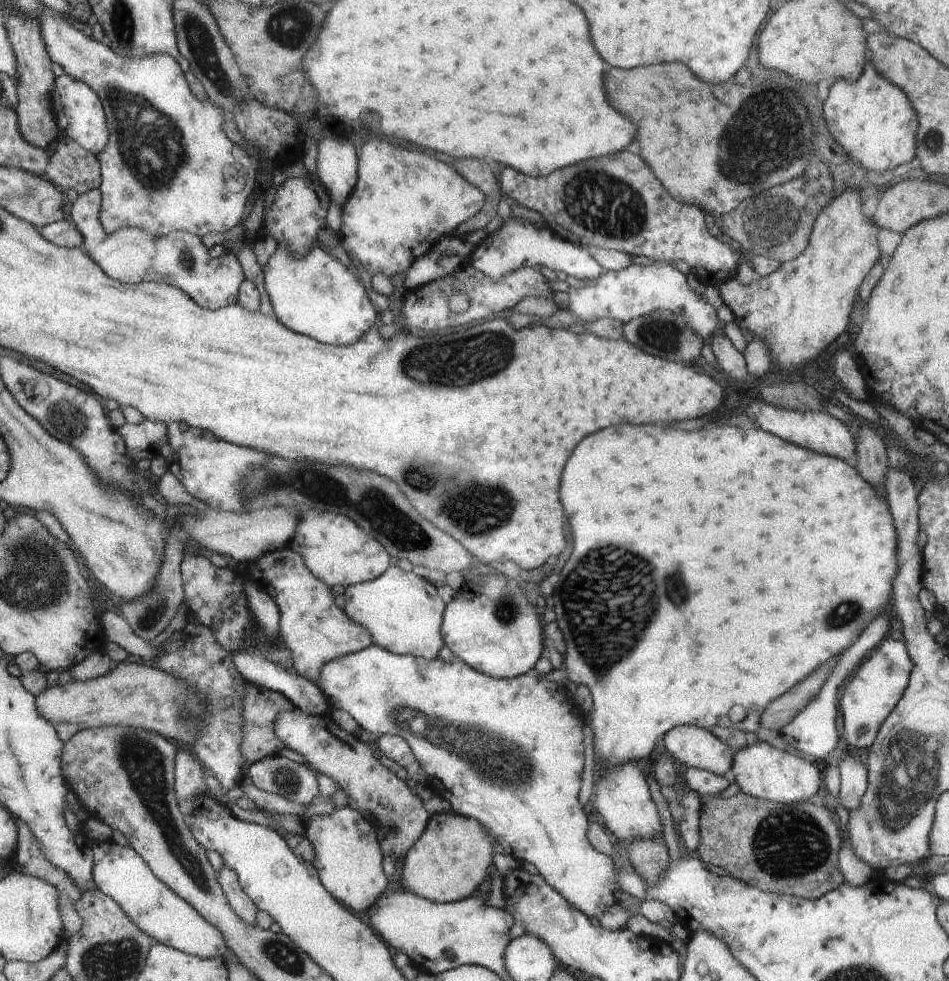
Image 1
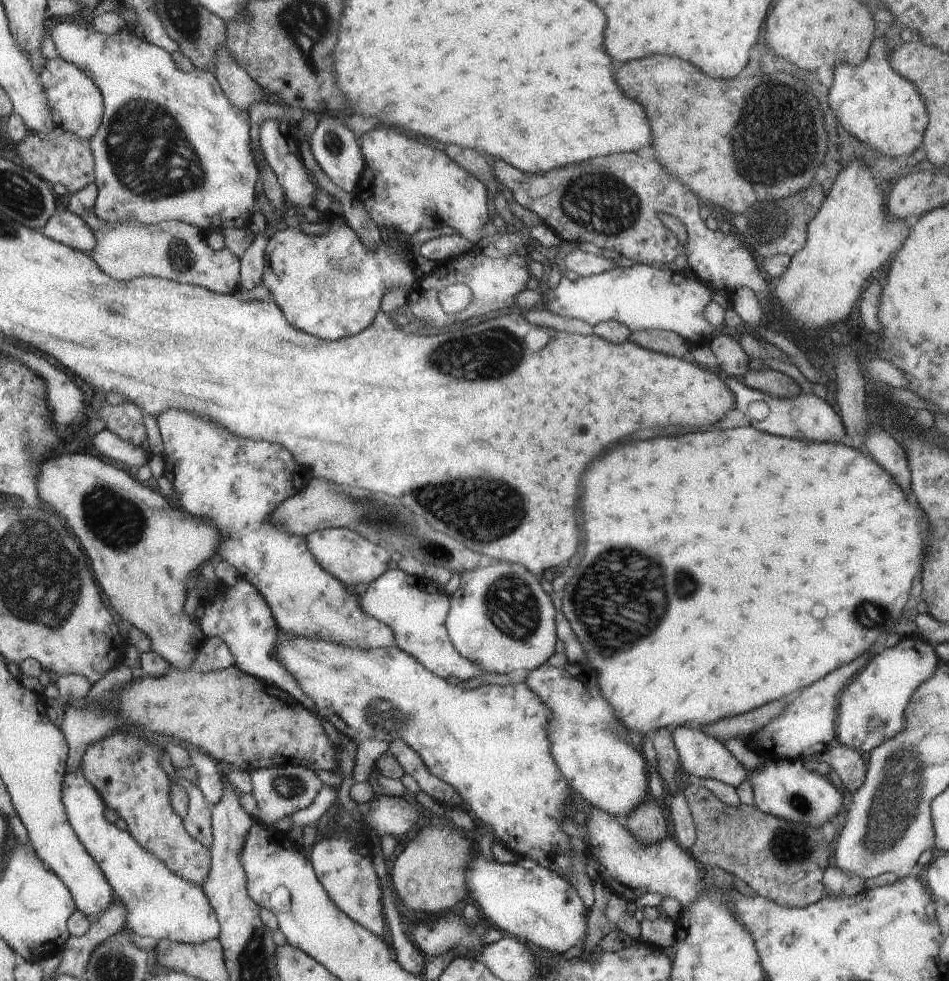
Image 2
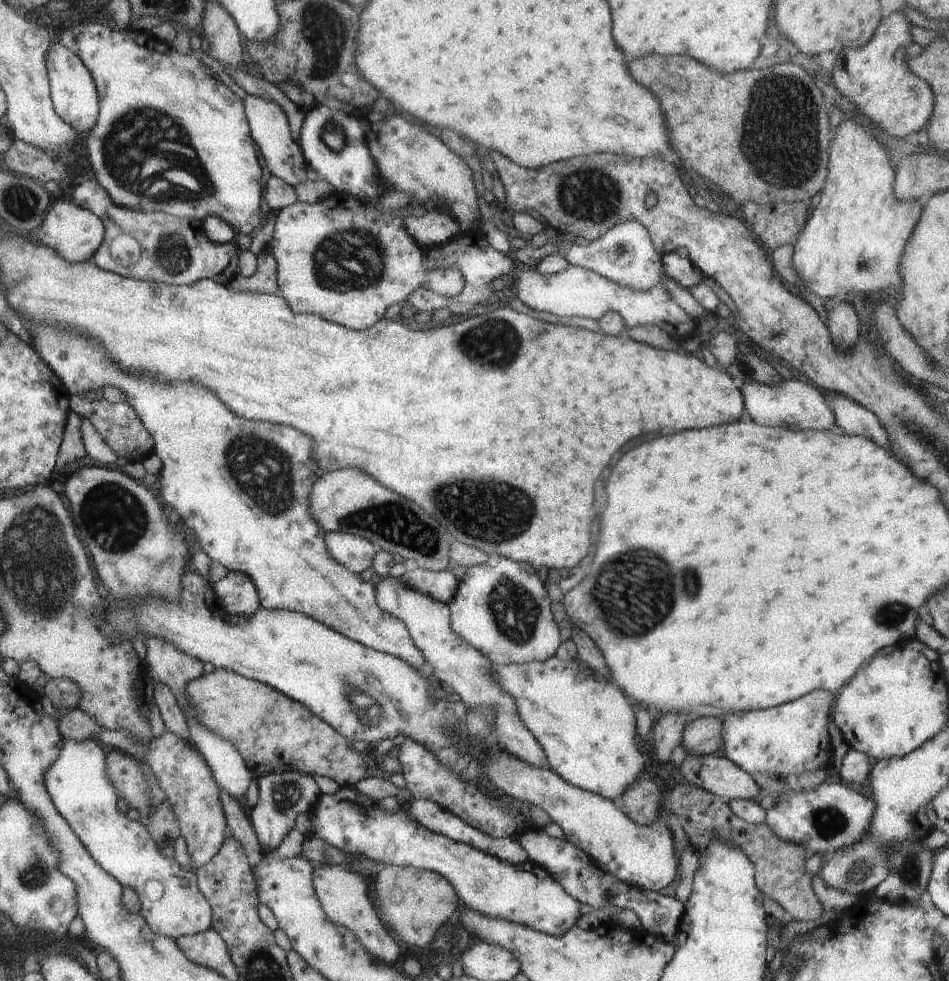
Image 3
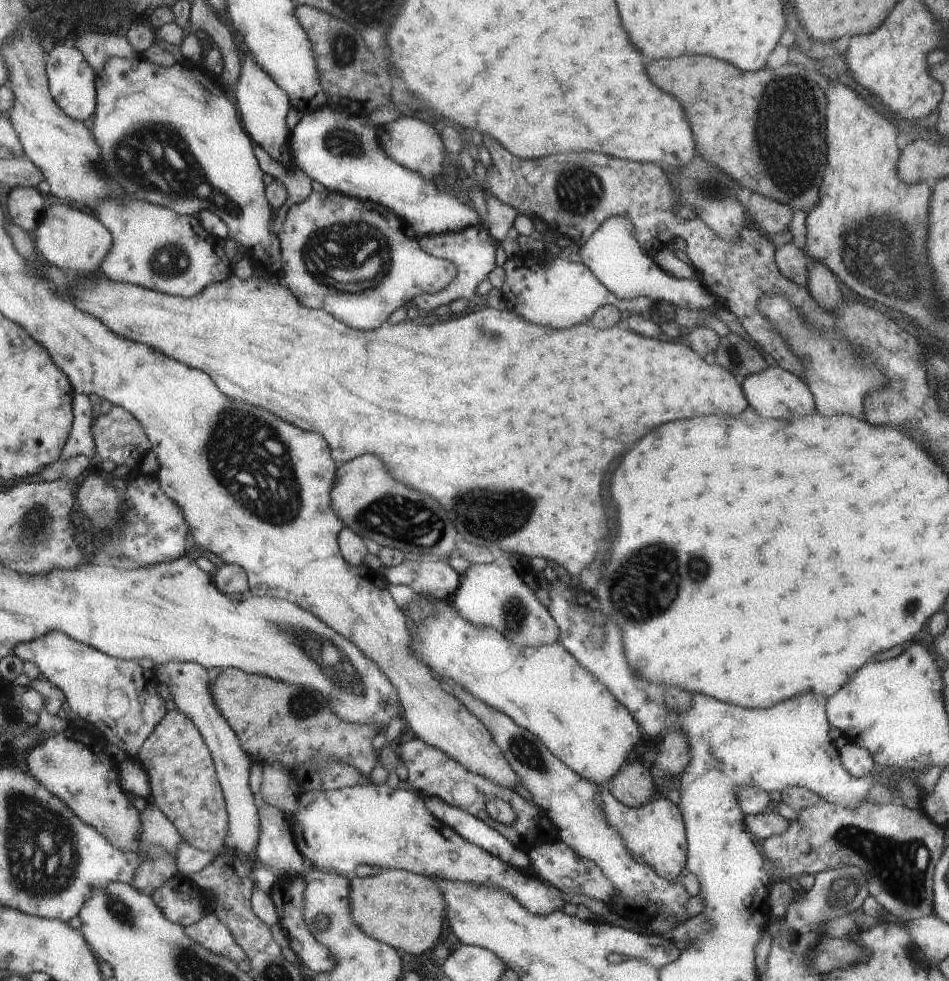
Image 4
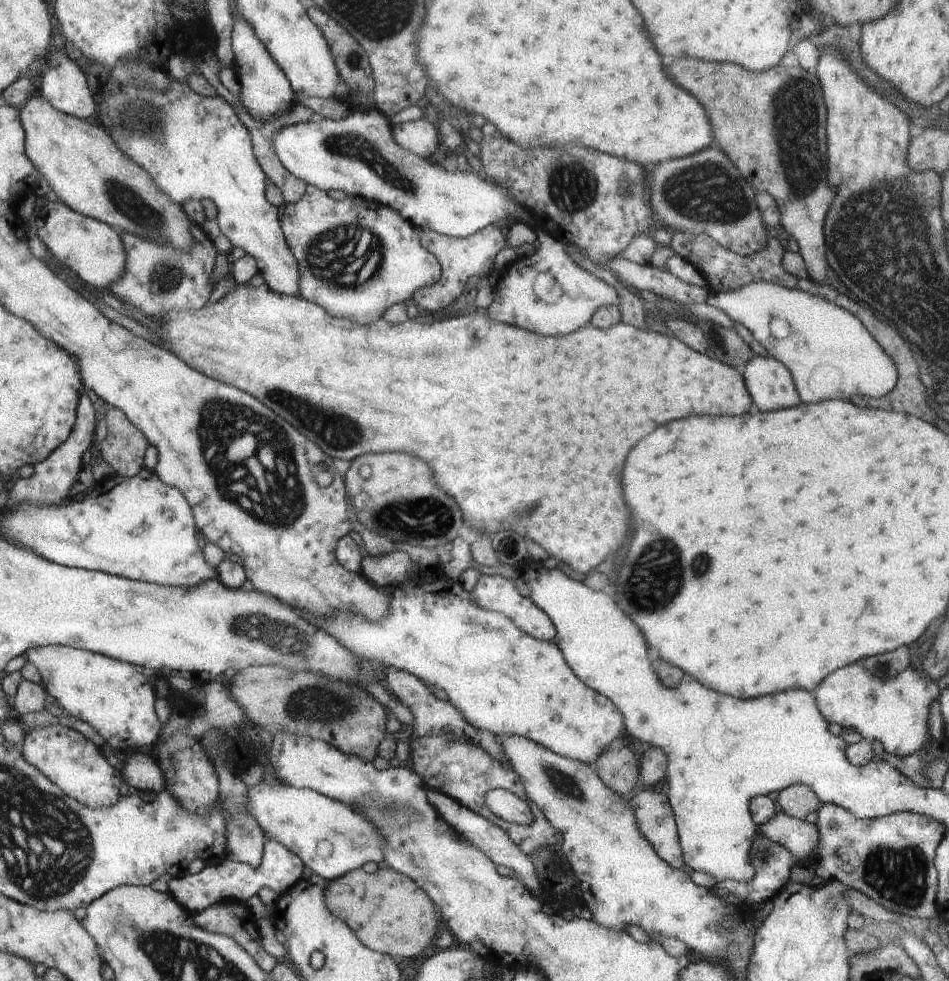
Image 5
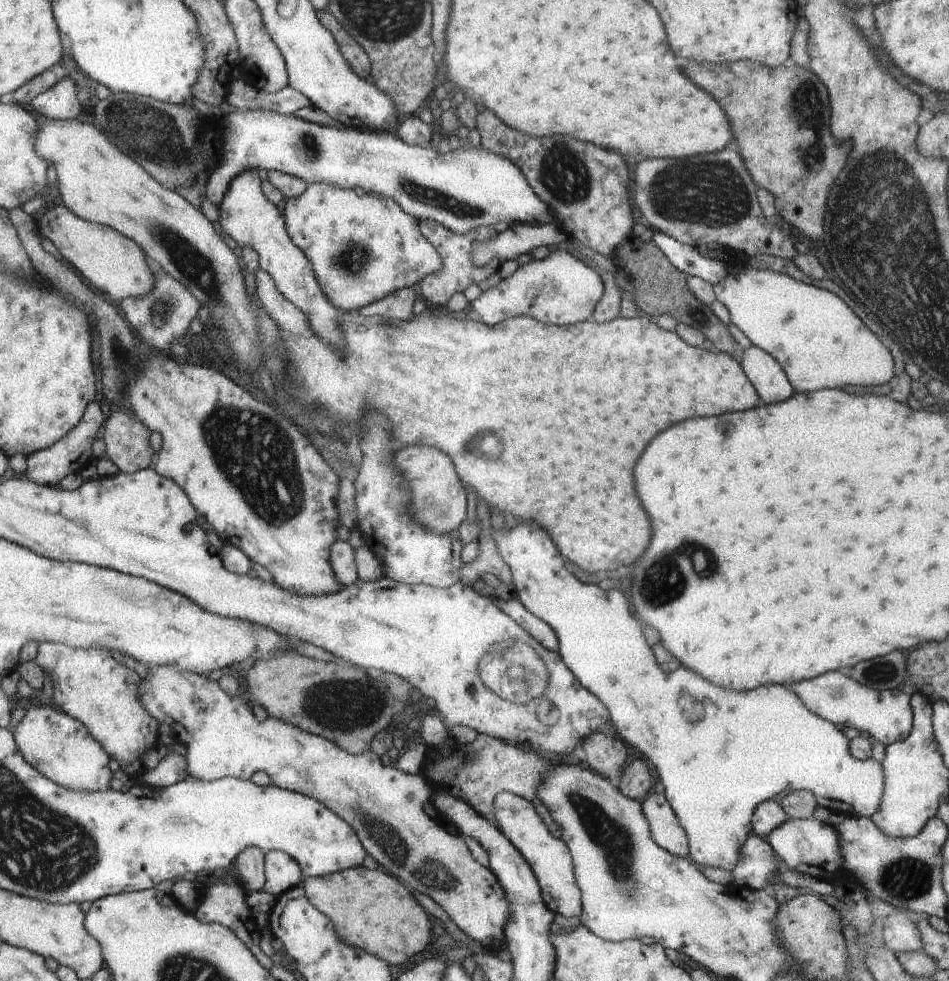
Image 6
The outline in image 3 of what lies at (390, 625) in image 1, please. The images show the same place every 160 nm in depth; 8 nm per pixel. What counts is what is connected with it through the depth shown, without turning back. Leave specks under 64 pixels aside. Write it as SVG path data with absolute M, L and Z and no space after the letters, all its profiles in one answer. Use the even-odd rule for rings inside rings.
M390 576L384 577L384 580L375 586L375 599L384 612L406 625L414 646L422 653L427 670L440 682L452 686L463 705L471 709L488 705L495 712L493 731L508 754L533 767L550 769L542 745L522 722L513 696L495 679L491 671L491 662L451 631L449 603L436 600Z

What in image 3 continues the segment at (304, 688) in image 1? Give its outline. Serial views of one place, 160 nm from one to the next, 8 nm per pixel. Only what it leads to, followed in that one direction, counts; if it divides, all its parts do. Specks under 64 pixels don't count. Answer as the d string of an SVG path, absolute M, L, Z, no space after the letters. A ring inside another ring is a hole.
M229 571L218 582L211 584L217 603L228 616L248 618L260 610L261 604L252 579L240 571Z

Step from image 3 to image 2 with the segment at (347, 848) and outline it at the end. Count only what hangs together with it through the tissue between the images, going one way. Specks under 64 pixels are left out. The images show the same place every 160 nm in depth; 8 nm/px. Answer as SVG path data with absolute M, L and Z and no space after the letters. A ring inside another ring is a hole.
M482 855L471 860L465 872L465 883L467 884L468 900L478 905L481 917L486 918L495 928L518 936L535 948L544 949L550 953L560 955L574 946L581 949L588 948L584 945L586 934L588 934L588 913L582 899L576 889L565 878L547 868L535 865L531 869L524 869L518 863L488 862Z

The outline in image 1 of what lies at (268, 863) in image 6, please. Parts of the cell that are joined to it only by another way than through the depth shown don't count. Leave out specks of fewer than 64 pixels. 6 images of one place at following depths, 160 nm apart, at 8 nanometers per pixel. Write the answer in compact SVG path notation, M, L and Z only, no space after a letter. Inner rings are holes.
M272 755L250 764L245 771L256 788L280 795L290 802L308 805L320 798L318 773L308 764Z

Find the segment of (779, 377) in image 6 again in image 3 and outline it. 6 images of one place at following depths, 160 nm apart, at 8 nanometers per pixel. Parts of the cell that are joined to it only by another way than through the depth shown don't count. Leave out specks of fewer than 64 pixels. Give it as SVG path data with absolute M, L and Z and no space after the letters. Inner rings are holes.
M783 380L781 385L761 385L758 383L738 384L745 408L750 412L752 420L762 424L762 426L790 426L794 430L832 430L835 424L835 416L822 392L812 384L805 384L802 381ZM766 412L768 412L768 422L766 422Z

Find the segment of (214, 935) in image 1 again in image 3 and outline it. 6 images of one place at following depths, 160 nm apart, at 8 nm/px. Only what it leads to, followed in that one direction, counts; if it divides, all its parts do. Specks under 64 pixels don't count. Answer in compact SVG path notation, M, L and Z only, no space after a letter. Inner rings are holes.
M65 741L58 760L46 771L45 785L58 814L70 825L91 857L124 888L134 889L134 892L137 892L141 903L139 913L156 934L176 940L183 936L206 932L211 928L213 910L198 888L195 871L183 869L176 860L162 856L144 824L138 820L129 820L116 808L119 798L111 782L106 778L105 753L97 742Z

